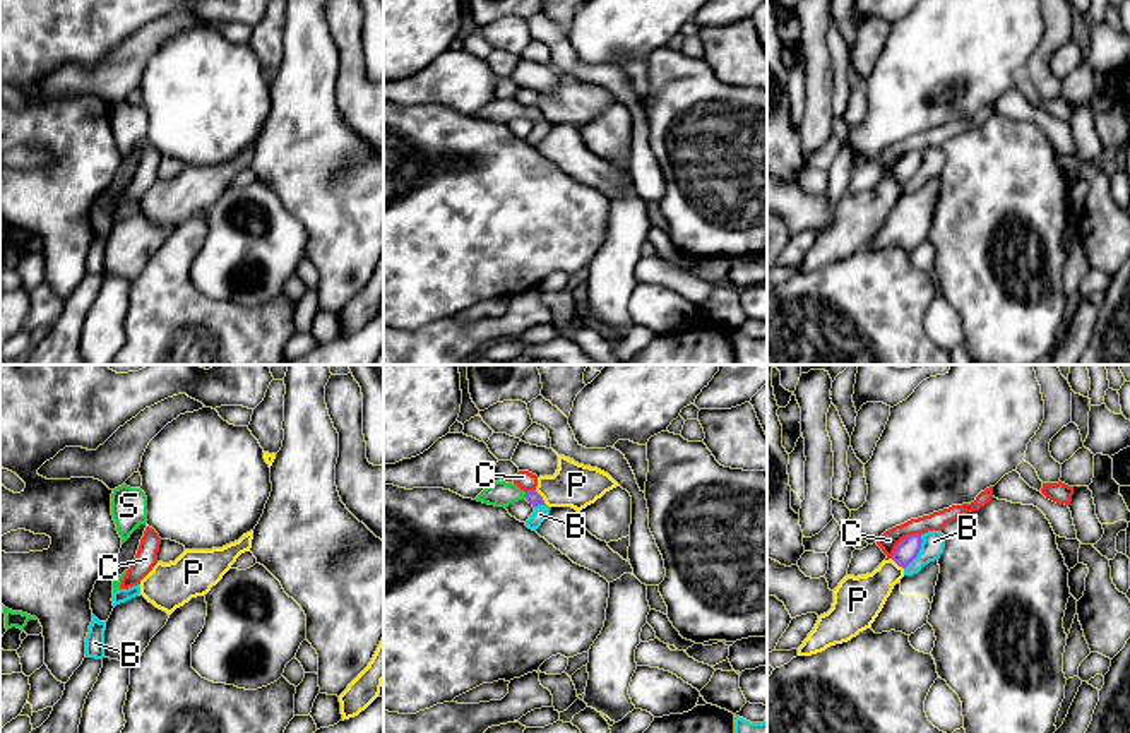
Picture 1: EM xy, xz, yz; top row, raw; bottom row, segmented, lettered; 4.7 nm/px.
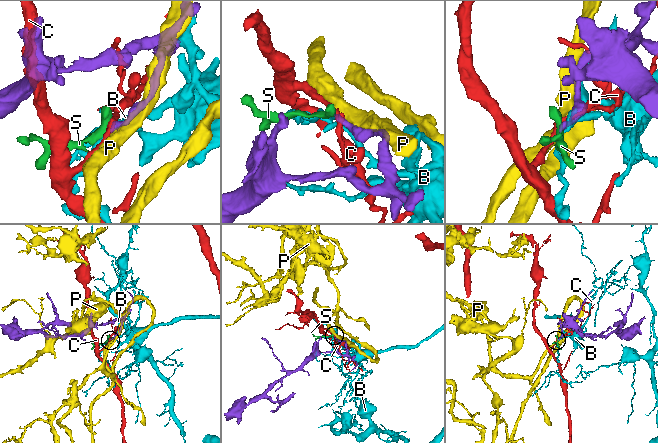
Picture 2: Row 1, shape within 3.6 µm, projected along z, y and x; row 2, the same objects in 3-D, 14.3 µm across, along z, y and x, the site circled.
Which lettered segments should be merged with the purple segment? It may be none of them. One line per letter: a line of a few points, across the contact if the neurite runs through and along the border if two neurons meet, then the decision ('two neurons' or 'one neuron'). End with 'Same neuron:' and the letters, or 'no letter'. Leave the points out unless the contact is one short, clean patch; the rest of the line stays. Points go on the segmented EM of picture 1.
B: two neurons
C: two neurons
P: two neurons
S: line xz (533, 497), (526, 495), (499, 494); one neuron
Same neuron: S

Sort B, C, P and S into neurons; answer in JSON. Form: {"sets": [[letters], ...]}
{"sets": [["B"], ["C"], ["P"], ["S"]]}

